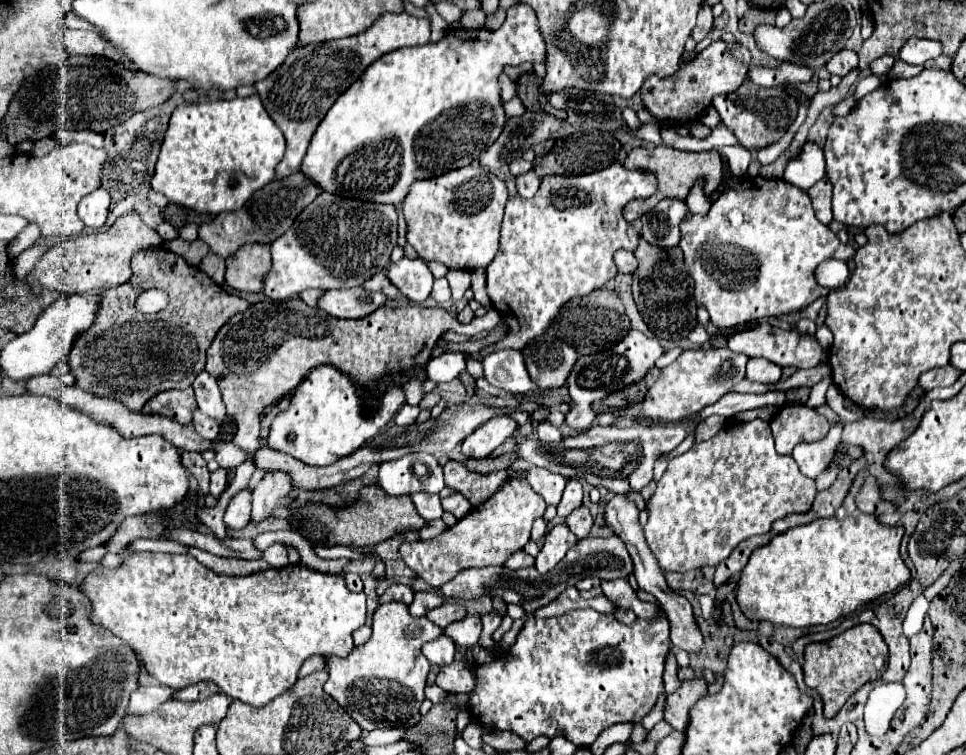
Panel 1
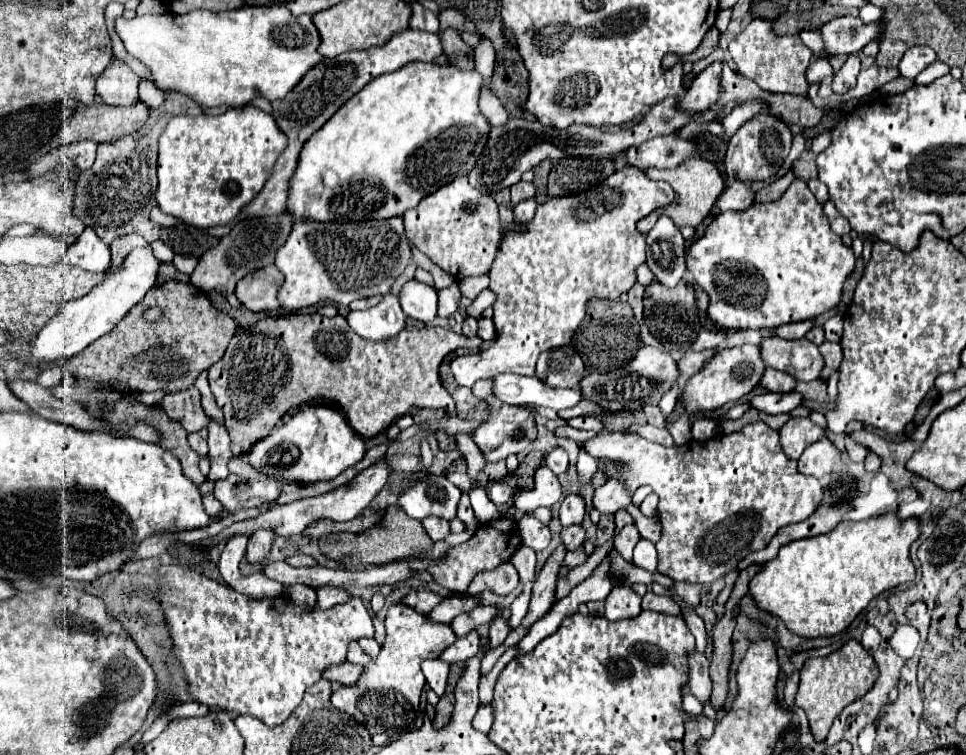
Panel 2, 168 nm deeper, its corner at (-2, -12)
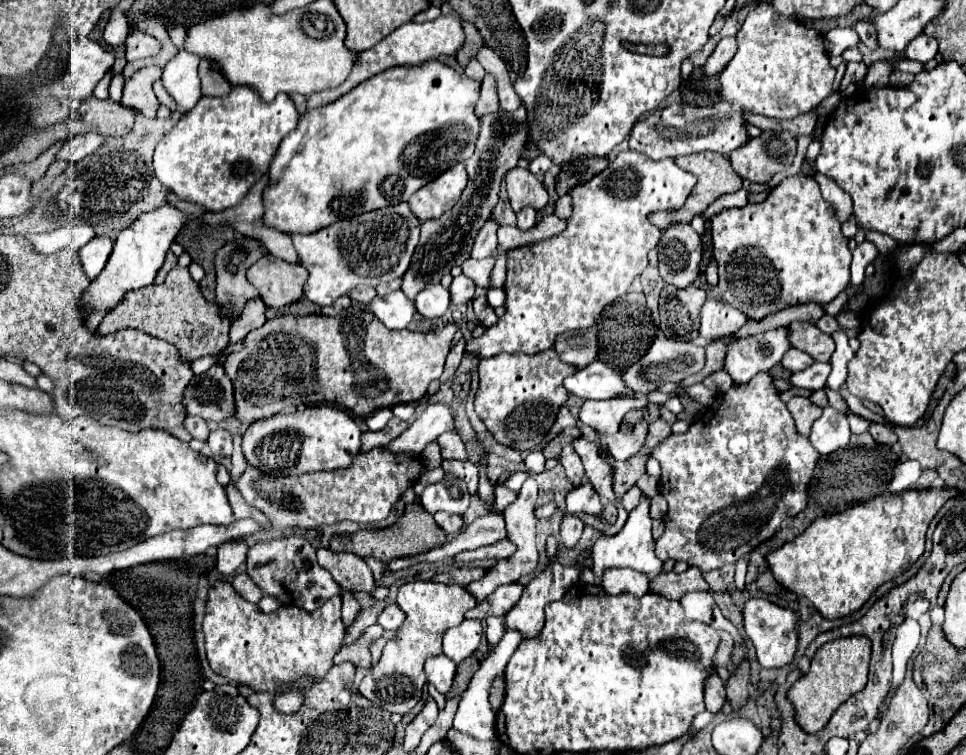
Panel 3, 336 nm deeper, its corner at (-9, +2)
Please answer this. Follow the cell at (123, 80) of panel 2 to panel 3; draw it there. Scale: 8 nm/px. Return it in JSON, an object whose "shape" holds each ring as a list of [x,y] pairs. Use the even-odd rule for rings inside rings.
{"shape":[[[146,66],[140,68],[138,72],[132,74],[132,78],[124,84],[124,96],[122,102],[124,106],[148,116],[148,118],[156,118],[156,110],[158,110],[158,100],[154,96],[154,82],[160,78],[162,68],[160,66]]]}

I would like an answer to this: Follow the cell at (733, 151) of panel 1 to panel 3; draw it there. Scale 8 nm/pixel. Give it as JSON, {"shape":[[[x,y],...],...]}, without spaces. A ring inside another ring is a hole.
{"shape":[[[742,188],[740,192],[732,192],[732,194],[720,196],[708,210],[704,210],[702,218],[704,218],[704,220],[710,220],[716,212],[722,212],[722,210],[726,210],[726,208],[740,208],[740,206],[746,206],[746,204],[748,204],[746,194],[748,194],[748,190]]]}

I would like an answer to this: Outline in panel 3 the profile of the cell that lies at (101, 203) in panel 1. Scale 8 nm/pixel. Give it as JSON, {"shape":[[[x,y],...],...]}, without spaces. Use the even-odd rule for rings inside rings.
{"shape":[[[98,236],[90,240],[82,250],[80,250],[80,266],[82,272],[88,276],[88,280],[96,280],[96,276],[102,272],[104,264],[108,262],[108,256],[112,252],[114,242],[106,236]]]}

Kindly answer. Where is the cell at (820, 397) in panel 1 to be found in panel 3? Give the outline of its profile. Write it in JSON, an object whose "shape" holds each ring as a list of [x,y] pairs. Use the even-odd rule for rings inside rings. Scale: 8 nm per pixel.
{"shape":[[[832,406],[824,408],[824,414],[814,422],[810,440],[820,454],[830,454],[848,446],[850,426],[846,414],[834,410]]]}

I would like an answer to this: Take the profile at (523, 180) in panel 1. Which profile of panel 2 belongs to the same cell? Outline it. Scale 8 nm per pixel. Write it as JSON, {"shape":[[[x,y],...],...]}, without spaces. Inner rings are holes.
{"shape":[[[533,198],[521,200],[521,202],[515,206],[513,214],[515,214],[515,220],[517,220],[517,222],[529,222],[529,220],[533,218]]]}

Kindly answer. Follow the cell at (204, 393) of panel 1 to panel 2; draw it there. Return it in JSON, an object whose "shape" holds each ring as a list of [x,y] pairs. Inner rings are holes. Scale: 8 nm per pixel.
{"shape":[[[211,418],[209,426],[209,462],[211,462],[211,472],[209,472],[209,480],[221,480],[229,476],[227,472],[227,462],[231,458],[231,450],[229,450],[229,434],[225,430],[225,424],[215,422]]]}

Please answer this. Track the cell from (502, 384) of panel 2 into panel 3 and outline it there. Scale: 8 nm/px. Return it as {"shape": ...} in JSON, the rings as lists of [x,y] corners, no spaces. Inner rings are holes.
{"shape":[[[594,360],[586,368],[578,370],[574,376],[564,380],[568,392],[588,400],[614,400],[614,398],[634,398],[636,394],[624,384],[622,374],[610,368],[602,360]]]}

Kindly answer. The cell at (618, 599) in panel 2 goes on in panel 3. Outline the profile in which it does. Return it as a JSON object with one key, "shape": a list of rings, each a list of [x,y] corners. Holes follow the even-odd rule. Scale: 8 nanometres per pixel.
{"shape":[[[608,568],[604,572],[604,582],[602,588],[608,594],[634,594],[634,596],[644,596],[648,592],[648,582],[650,578],[644,576],[644,572],[636,572],[632,568]]]}

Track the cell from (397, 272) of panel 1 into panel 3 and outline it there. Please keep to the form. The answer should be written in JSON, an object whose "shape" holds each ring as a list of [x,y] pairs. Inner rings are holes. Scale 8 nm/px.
{"shape":[[[428,284],[416,296],[416,308],[424,318],[440,318],[450,308],[450,292],[442,284]]]}

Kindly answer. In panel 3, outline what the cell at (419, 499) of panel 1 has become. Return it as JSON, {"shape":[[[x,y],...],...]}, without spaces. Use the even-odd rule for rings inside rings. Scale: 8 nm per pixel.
{"shape":[[[436,512],[436,514],[434,514],[434,520],[436,520],[436,524],[438,524],[444,532],[448,532],[448,534],[458,534],[458,532],[462,530],[462,526],[464,526],[462,516],[456,516],[456,514]]]}

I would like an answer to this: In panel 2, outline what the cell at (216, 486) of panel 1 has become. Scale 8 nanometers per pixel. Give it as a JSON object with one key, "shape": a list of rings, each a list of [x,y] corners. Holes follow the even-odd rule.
{"shape":[[[235,474],[227,476],[225,480],[217,480],[215,482],[215,498],[223,504],[225,510],[235,512],[241,508],[253,508],[253,506],[261,506],[265,502],[271,502],[279,496],[281,488],[277,482],[269,480],[269,482],[259,482],[259,480],[243,480]]]}

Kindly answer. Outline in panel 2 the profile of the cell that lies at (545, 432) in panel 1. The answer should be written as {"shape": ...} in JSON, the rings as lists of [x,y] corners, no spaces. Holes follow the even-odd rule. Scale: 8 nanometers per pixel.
{"shape":[[[553,446],[551,452],[545,456],[545,464],[549,470],[553,470],[557,476],[563,474],[569,466],[569,460],[567,460],[567,452],[561,448],[561,446]]]}

